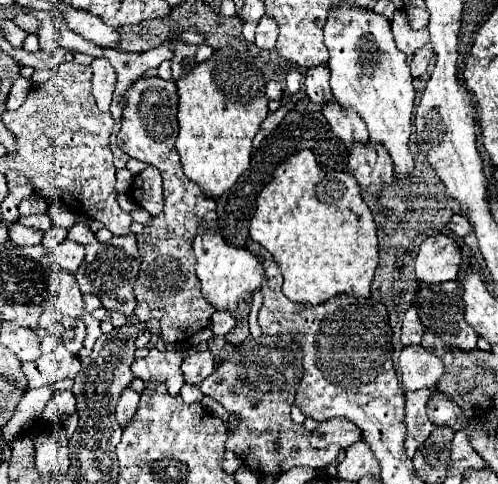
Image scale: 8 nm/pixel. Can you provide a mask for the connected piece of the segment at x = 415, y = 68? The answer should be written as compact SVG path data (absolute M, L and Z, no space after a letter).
M430 43L424 45L422 49L418 49L418 51L414 53L412 63L410 63L410 67L412 67L412 77L420 77L420 75L426 71L426 67L428 67L432 55L434 55L434 49L432 49Z

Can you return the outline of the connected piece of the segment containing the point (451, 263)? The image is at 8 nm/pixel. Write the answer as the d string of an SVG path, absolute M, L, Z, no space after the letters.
M436 233L426 237L420 245L416 257L416 277L424 283L444 283L458 277L462 265L462 251L458 243L444 235Z

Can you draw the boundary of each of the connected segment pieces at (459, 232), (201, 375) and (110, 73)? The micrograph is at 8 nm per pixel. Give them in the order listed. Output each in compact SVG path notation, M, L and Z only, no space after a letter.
M452 215L448 227L450 227L450 231L452 231L458 239L462 239L462 237L470 231L470 223L468 223L468 219L466 219L464 215Z
M196 351L182 361L182 375L186 383L200 385L208 377L208 369L214 367L214 357L210 351Z
M94 59L92 63L94 69L94 79L92 79L92 95L102 111L108 111L112 93L116 87L116 71L106 59Z

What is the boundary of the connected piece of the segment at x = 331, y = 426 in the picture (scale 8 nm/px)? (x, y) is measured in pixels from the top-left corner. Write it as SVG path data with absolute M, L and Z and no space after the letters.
M334 417L334 419L322 421L318 425L318 429L312 431L310 443L312 443L312 447L320 447L320 449L324 449L332 443L338 443L342 449L346 449L360 439L362 439L362 433L352 421L348 421L344 417Z

